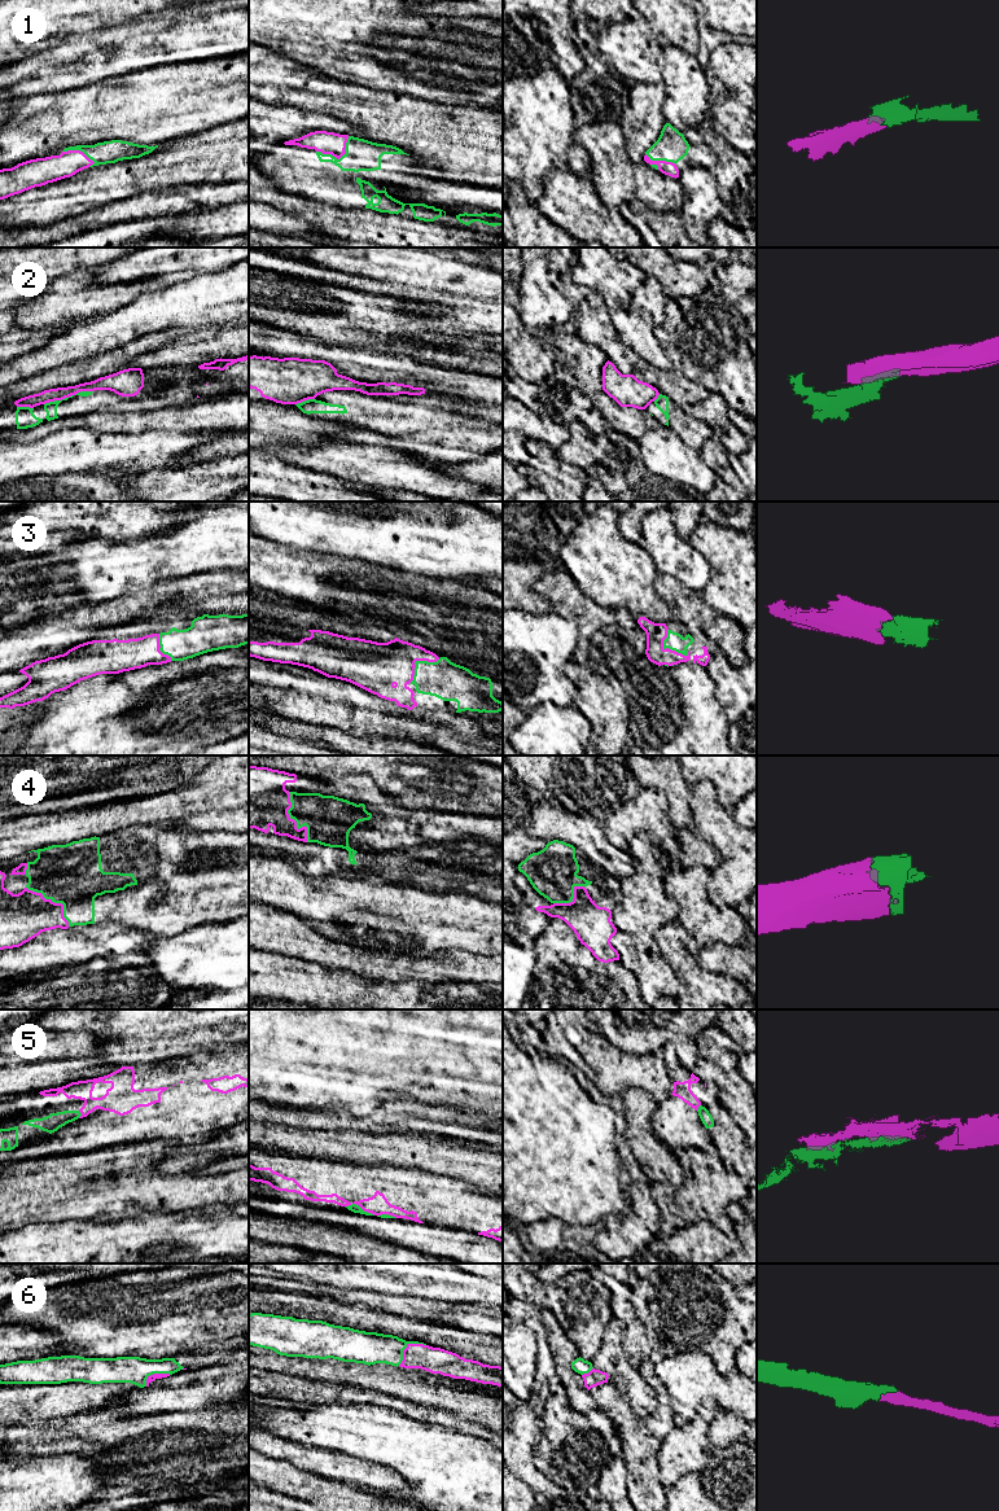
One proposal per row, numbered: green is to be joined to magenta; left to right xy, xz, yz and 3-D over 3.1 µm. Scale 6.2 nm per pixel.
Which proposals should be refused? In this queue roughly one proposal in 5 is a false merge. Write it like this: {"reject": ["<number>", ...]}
{"reject": ["2", "5"]}

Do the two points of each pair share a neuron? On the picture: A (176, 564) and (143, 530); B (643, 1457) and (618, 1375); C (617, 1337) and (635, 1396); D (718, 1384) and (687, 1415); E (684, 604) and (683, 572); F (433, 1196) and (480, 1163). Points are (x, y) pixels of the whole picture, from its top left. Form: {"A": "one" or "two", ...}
{"A": "two", "B": "two", "C": "one", "D": "one", "E": "two", "F": "two"}

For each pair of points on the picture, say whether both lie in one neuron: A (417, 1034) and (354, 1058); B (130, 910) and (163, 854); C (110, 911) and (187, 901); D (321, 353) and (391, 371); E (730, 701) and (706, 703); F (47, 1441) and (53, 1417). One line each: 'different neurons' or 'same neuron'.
A: same neuron
B: same neuron
C: same neuron
D: same neuron
E: different neurons
F: different neurons

